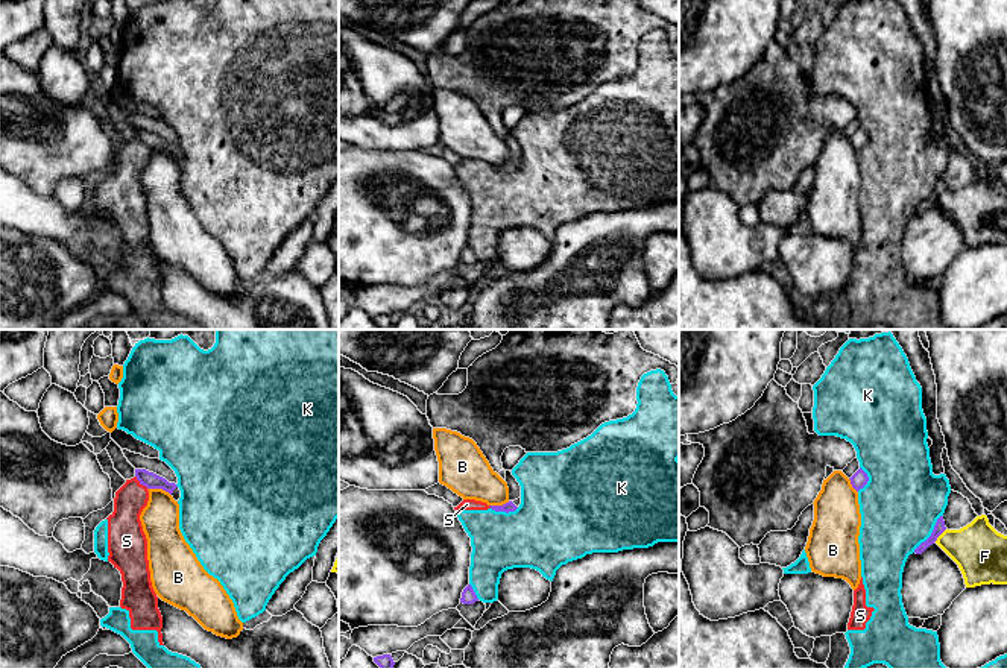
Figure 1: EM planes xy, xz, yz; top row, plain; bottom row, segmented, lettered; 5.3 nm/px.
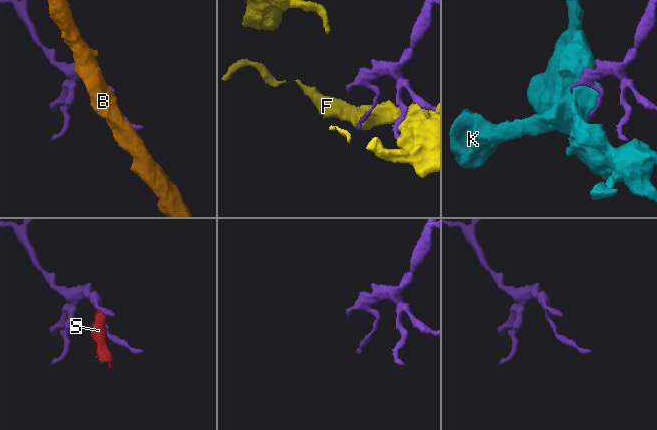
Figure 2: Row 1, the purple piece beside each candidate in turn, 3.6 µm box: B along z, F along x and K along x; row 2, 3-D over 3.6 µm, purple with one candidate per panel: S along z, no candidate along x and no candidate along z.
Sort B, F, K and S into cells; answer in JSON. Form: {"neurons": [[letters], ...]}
{"neurons": [["B"], ["F"], ["K", "S"]]}

